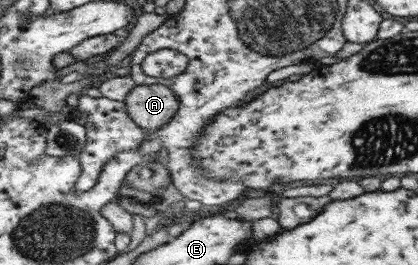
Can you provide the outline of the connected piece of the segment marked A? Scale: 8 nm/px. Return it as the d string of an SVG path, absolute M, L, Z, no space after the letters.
M161 83L137 85L125 101L132 118L148 133L161 130L181 109L176 93Z

